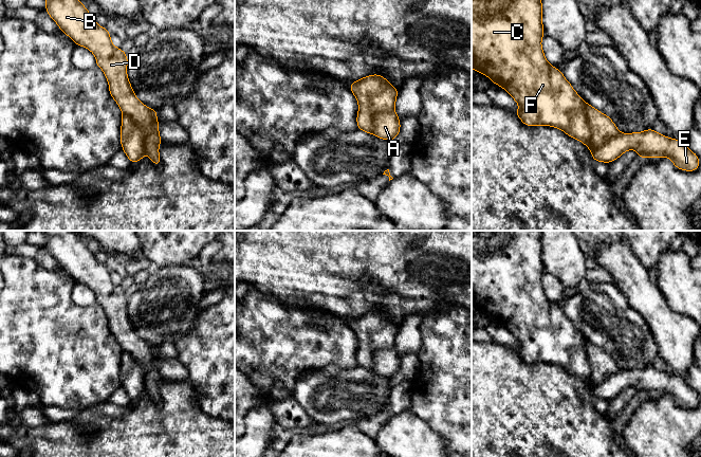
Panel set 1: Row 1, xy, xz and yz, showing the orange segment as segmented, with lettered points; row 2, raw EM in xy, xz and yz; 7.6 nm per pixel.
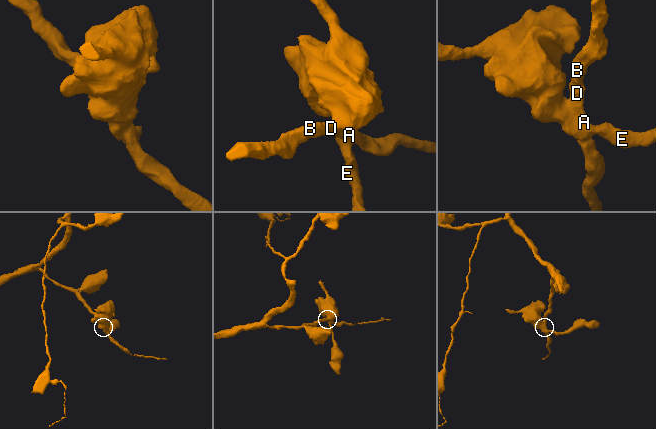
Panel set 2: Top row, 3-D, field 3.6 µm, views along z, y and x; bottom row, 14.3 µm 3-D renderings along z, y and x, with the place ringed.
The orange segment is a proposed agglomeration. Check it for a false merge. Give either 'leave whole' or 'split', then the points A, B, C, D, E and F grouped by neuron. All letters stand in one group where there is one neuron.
split | A B D / C E F

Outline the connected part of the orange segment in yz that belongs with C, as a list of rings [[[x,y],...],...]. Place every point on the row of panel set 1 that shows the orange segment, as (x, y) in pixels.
[[[472,0],[472,68],[503,88],[519,105],[515,111],[528,127],[551,126],[590,146],[591,130],[585,112],[585,100],[574,91],[560,69],[552,67],[541,48],[545,35],[541,0]]]

